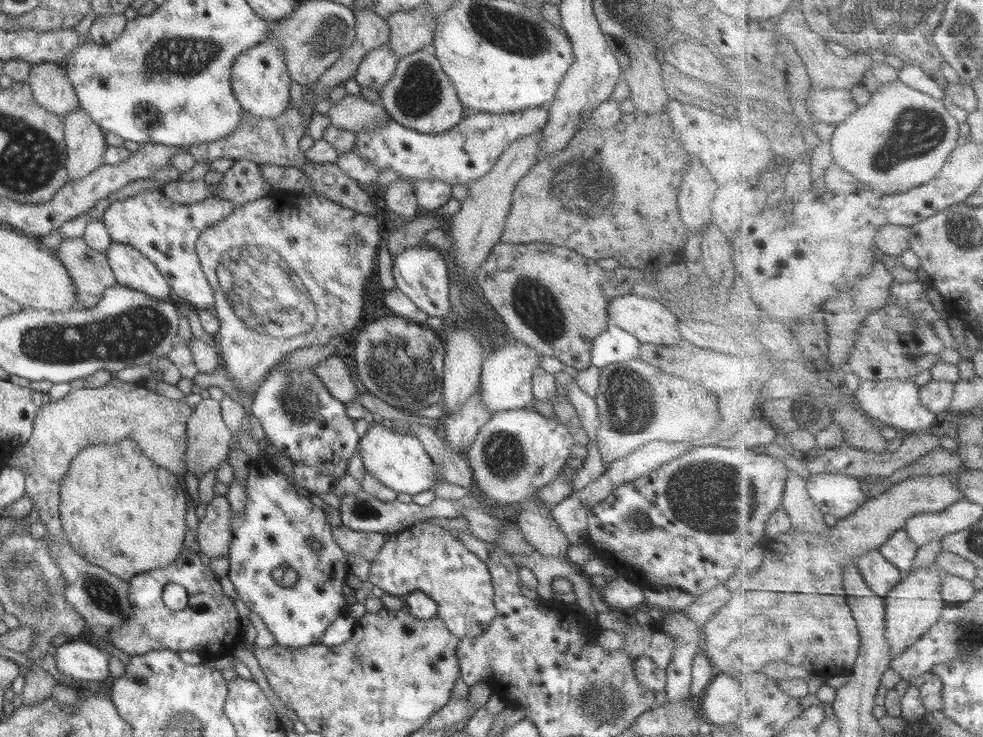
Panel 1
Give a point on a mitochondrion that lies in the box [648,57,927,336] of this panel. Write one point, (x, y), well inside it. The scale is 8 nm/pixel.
(879, 163)

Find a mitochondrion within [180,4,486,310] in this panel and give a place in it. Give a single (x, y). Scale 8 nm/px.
(420, 91)

